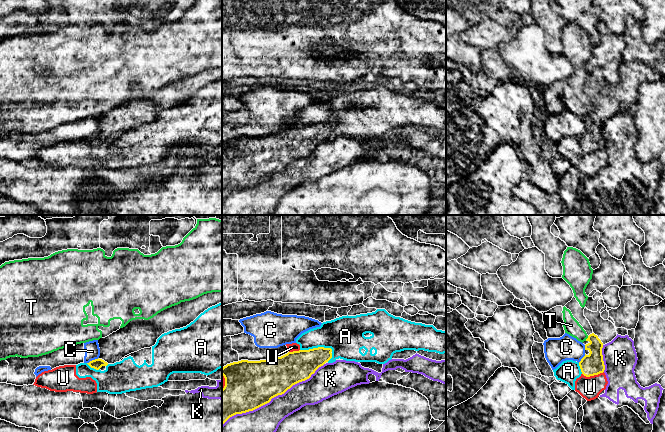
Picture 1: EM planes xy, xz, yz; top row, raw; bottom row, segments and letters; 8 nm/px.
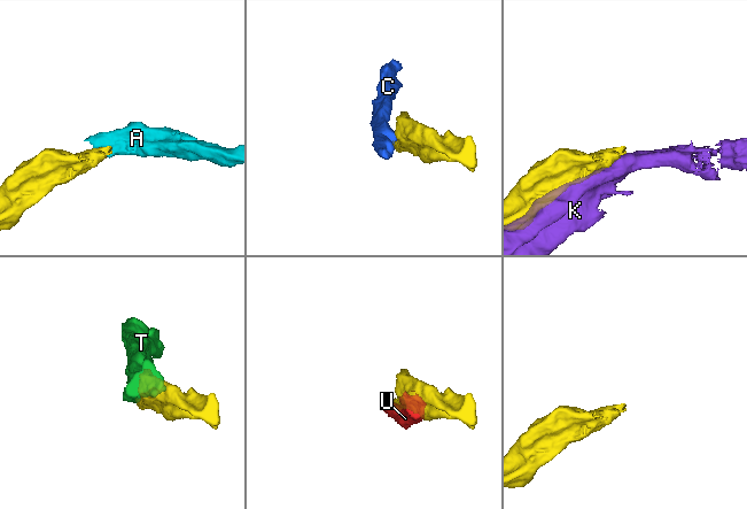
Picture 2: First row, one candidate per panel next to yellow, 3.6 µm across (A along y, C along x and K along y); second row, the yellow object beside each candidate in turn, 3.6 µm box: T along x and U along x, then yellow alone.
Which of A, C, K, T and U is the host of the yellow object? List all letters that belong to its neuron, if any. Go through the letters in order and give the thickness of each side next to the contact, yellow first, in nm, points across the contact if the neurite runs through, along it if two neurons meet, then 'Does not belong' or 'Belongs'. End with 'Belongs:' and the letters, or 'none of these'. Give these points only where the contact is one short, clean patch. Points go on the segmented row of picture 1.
A: Thickness 260 nm (yellow) against 300 nm. Boundary: xz (332, 349), (317, 347), (300, 350). Does not belong
C: Thickness 80 nm (yellow) against 130 nm. Boundary: xy (98, 357), (87, 363). Does not belong
K: Thickness 380 nm (yellow) against 220 nm. Does not belong
T: Thickness 170 nm (yellow) against 130 nm. Does not belong
U: Thickness 170 nm (yellow) against 180 nm. Does not belong
Belongs: none of these

